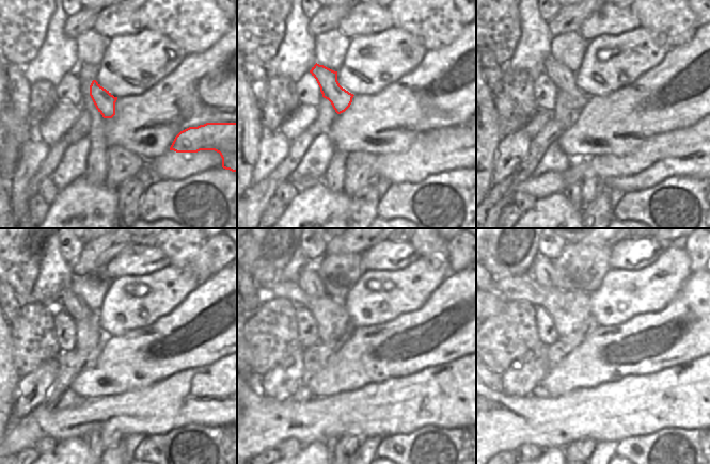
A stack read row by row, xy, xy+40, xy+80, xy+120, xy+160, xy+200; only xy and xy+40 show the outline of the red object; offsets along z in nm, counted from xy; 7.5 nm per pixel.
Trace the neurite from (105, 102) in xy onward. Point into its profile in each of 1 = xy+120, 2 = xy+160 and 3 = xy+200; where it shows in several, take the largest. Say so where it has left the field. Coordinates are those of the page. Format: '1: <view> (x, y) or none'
1: xy+120 (75, 306)
2: xy+160 (309, 280)
3: xy+200 (541, 269)

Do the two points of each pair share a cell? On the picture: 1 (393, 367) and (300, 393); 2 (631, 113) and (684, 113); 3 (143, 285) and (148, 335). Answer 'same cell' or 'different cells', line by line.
1: different cells
2: same cell
3: different cells

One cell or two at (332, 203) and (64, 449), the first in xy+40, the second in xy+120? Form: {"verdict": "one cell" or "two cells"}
{"verdict": "one cell"}

